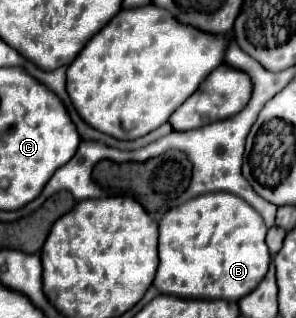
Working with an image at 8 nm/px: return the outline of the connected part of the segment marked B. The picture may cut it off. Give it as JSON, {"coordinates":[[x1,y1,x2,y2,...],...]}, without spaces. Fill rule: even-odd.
{"coordinates":[[215,192,197,196,173,210,169,210,159,222,159,268,153,280,153,286,159,294,169,294,177,298,195,298,195,300,233,300,237,302,263,280,263,274,269,268,271,256,265,244,267,226,259,218,257,210,251,210,247,202,235,198,235,194]]}

